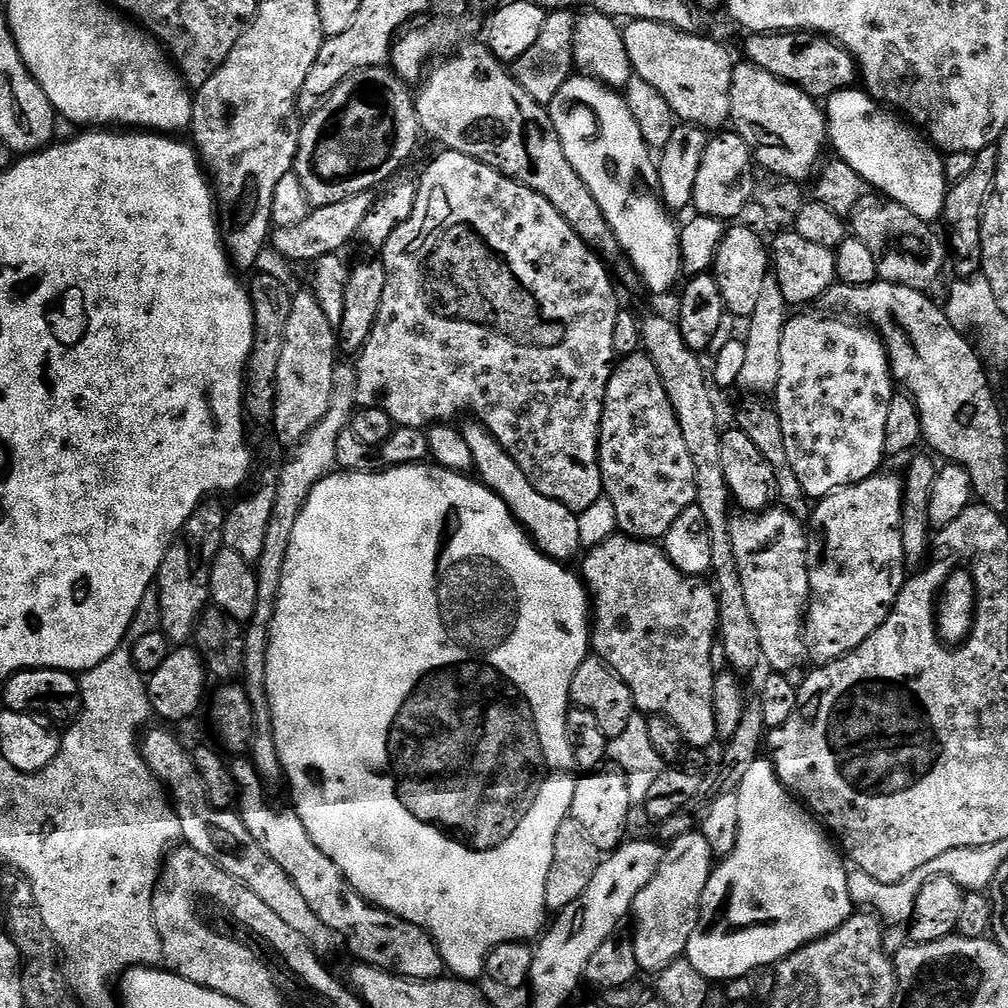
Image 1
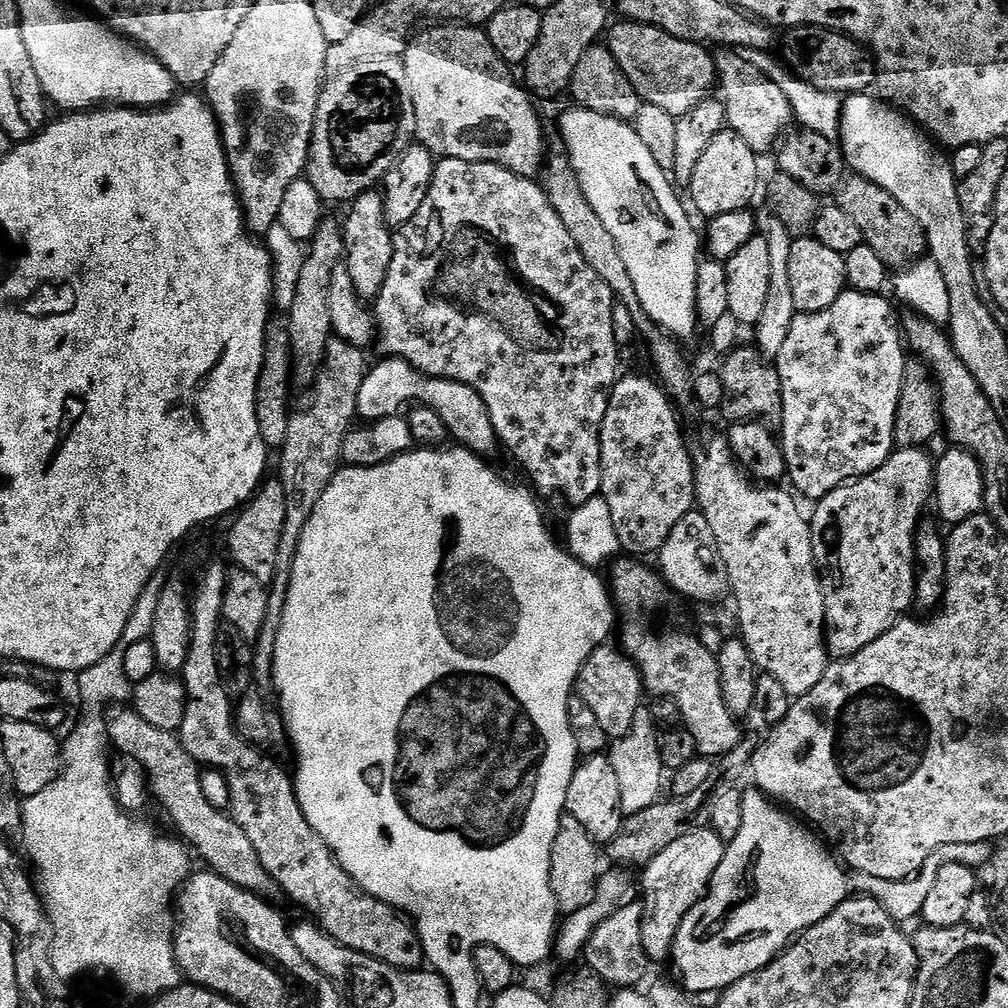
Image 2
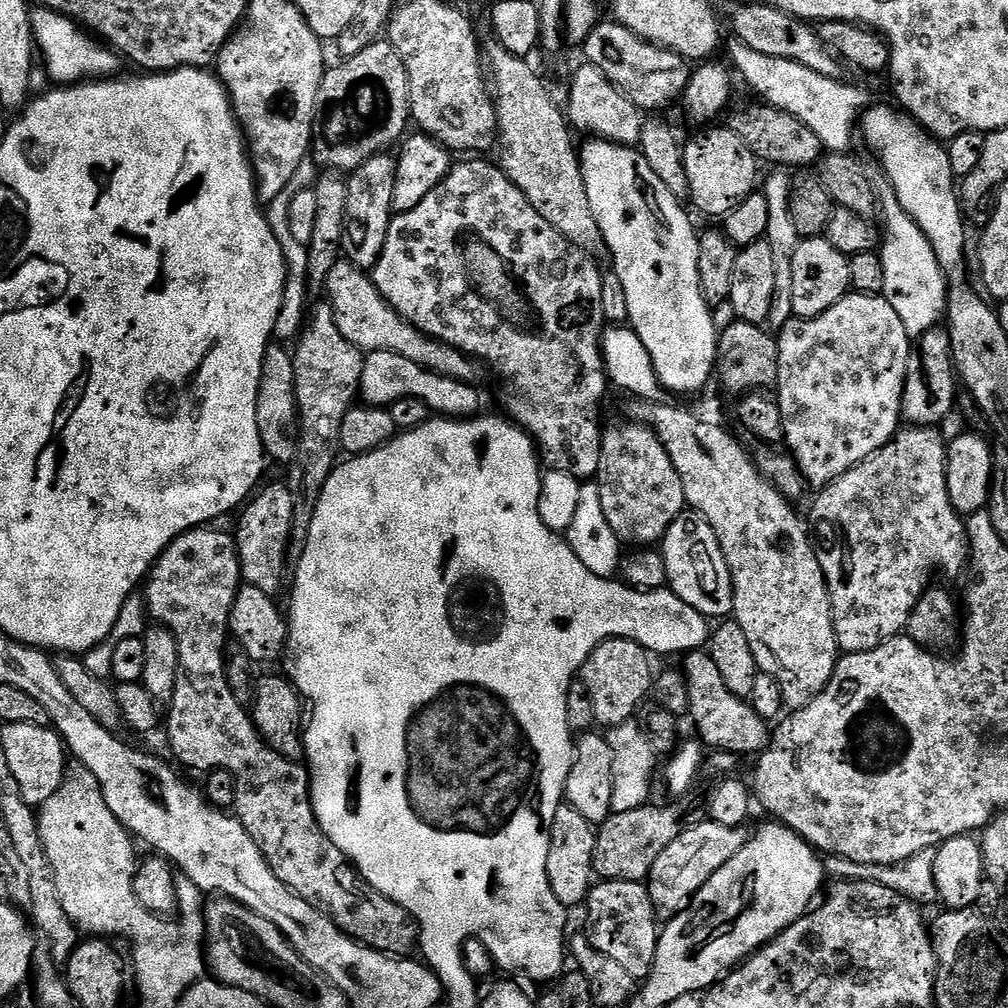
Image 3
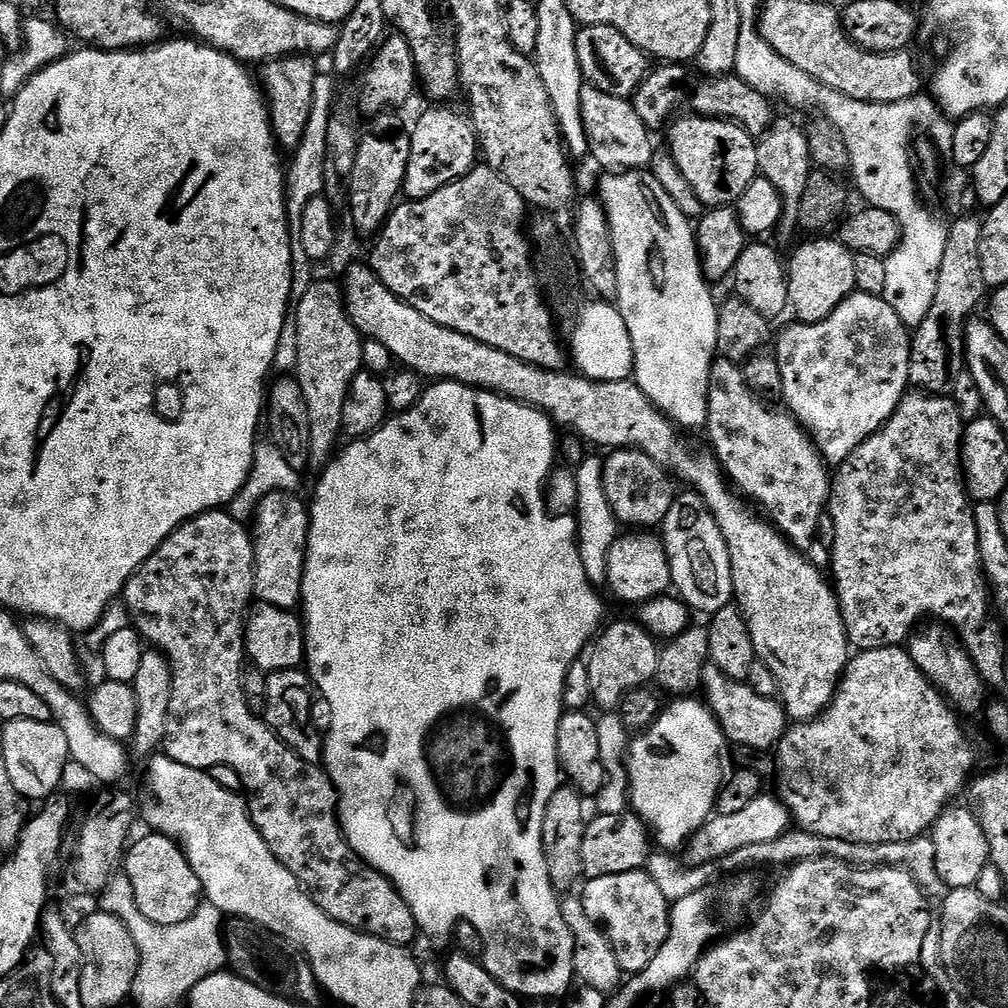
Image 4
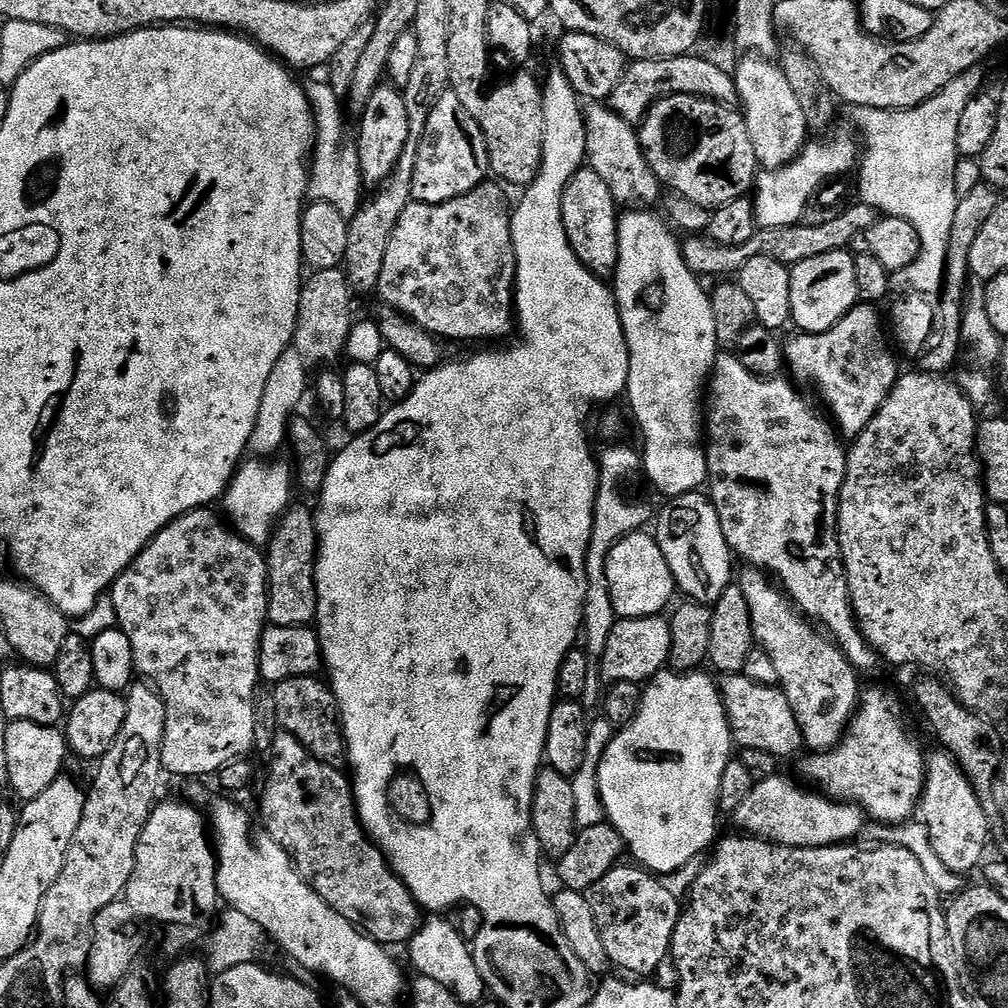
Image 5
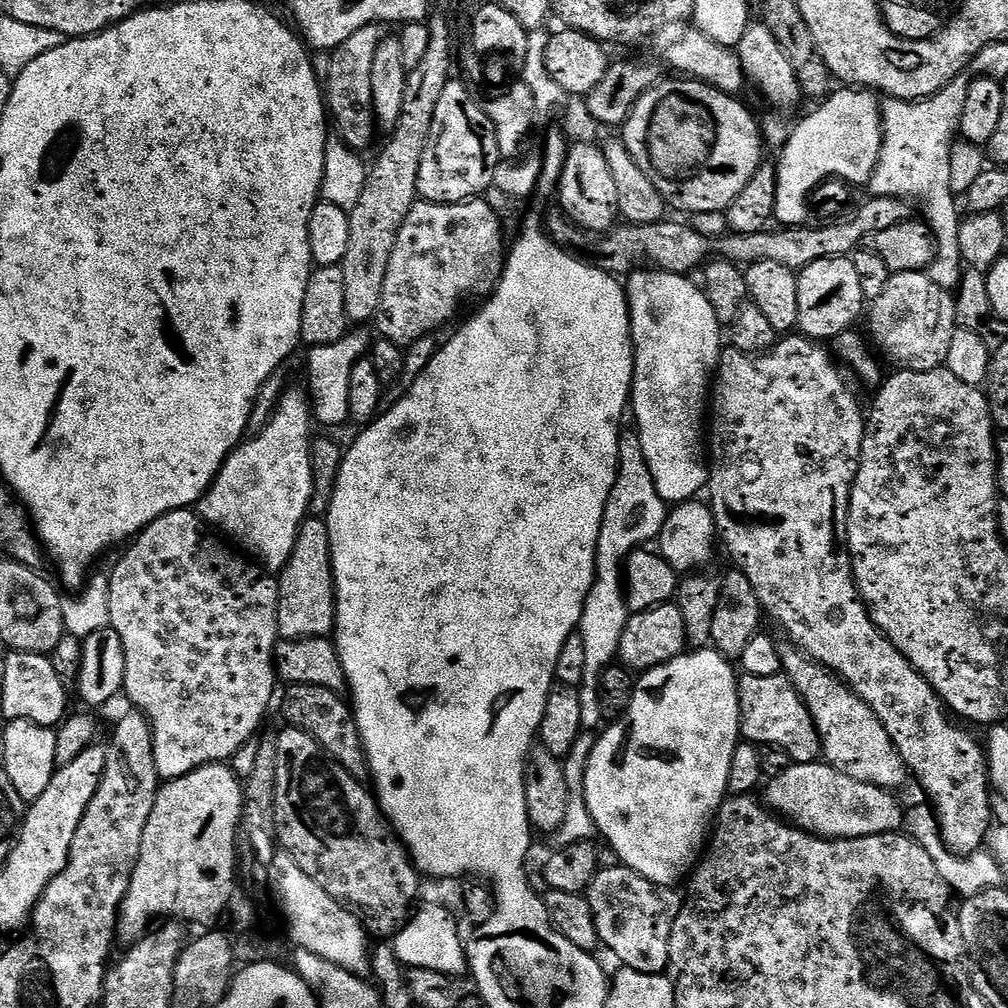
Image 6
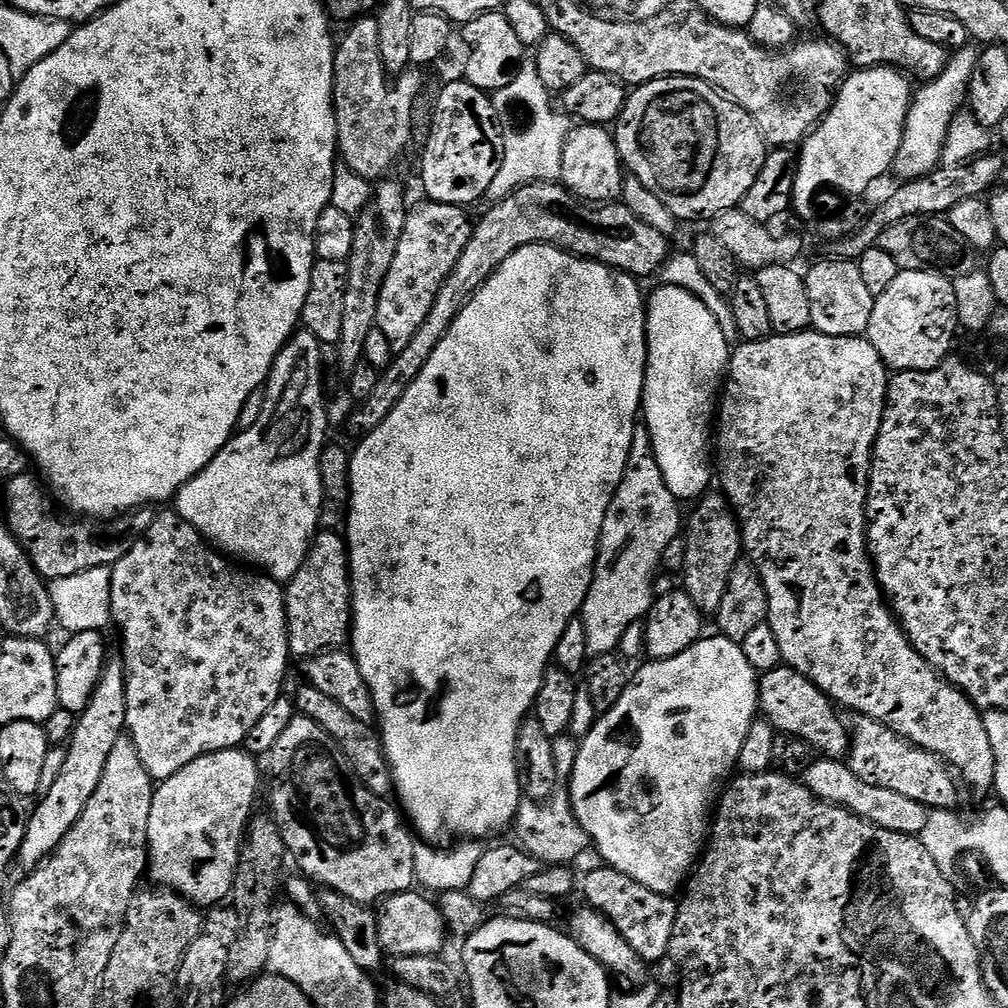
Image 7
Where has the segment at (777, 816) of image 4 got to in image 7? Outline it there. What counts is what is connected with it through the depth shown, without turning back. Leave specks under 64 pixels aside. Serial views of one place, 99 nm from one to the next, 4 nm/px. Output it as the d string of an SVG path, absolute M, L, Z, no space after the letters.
M813 759L812 764L802 773L802 779L818 800L850 810L855 816L869 820L874 826L882 826L886 830L894 830L898 834L914 837L919 837L922 826L926 826L929 809L914 802L914 798L906 798L894 790L882 790L882 786L870 786L870 782L862 782L862 778L858 778L858 774L854 774L854 770L850 770L844 760Z

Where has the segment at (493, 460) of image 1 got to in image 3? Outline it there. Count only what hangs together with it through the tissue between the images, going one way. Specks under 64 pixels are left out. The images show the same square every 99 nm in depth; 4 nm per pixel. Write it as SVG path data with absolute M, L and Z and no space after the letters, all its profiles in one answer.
M378 350L365 355L359 395L363 403L378 408L388 408L402 398L422 398L422 402L426 402L433 413L443 414L448 418L471 418L481 411L478 389L476 384L467 384L465 380L455 380L431 372L418 362L410 362L410 358L402 358L402 354Z

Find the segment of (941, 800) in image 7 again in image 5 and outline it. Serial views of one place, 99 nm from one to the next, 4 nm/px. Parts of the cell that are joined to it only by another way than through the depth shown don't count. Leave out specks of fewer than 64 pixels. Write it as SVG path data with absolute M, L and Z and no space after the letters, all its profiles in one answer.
M748 566L743 570L745 572L741 576L739 573L738 583L742 594L746 594L746 603L750 605L750 622L755 643L764 648L770 658L774 658L774 667L778 670L780 679L779 687L784 689L798 718L805 745L813 753L829 752L835 744L840 743L852 723L852 717L856 715L862 695L862 683L856 677L859 676L857 669L844 657L844 651L837 646L836 641L821 631L813 621L805 618L800 609L761 569Z

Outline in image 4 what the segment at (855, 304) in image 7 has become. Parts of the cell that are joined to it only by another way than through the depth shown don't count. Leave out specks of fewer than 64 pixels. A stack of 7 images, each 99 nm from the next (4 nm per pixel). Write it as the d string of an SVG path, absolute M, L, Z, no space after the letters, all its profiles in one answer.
M812 238L792 257L787 257L788 302L791 311L796 311L795 319L802 324L822 322L843 302L847 296L856 291L854 282L854 253L839 239Z

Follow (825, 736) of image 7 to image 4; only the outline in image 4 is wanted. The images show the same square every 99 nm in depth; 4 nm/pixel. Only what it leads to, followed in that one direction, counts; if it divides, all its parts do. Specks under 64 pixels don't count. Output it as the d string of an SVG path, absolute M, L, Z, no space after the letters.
M711 662L704 671L702 692L703 695L708 695L706 703L712 709L716 721L720 723L720 729L733 745L772 750L779 745L784 733L790 727L788 713L779 699L758 694L758 690L754 690L743 680L731 680Z

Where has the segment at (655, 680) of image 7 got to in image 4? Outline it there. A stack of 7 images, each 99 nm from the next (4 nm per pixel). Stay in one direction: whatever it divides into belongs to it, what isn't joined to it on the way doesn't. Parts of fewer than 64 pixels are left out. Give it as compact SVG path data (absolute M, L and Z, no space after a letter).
M676 698L671 701L672 705L665 707L657 716L655 722L648 727L648 731L637 735L630 744L630 755L627 757L626 764L626 783L628 786L628 799L630 801L630 808L633 813L644 821L652 829L653 837L657 845L668 852L674 852L674 849L681 846L681 848L689 843L701 827L705 825L713 810L715 809L717 794L720 792L720 787L726 778L726 771L724 772L724 758L726 756L726 748L730 746L727 736L724 731L720 729L720 723L714 718L712 709L708 707L707 703L701 702L696 698Z

